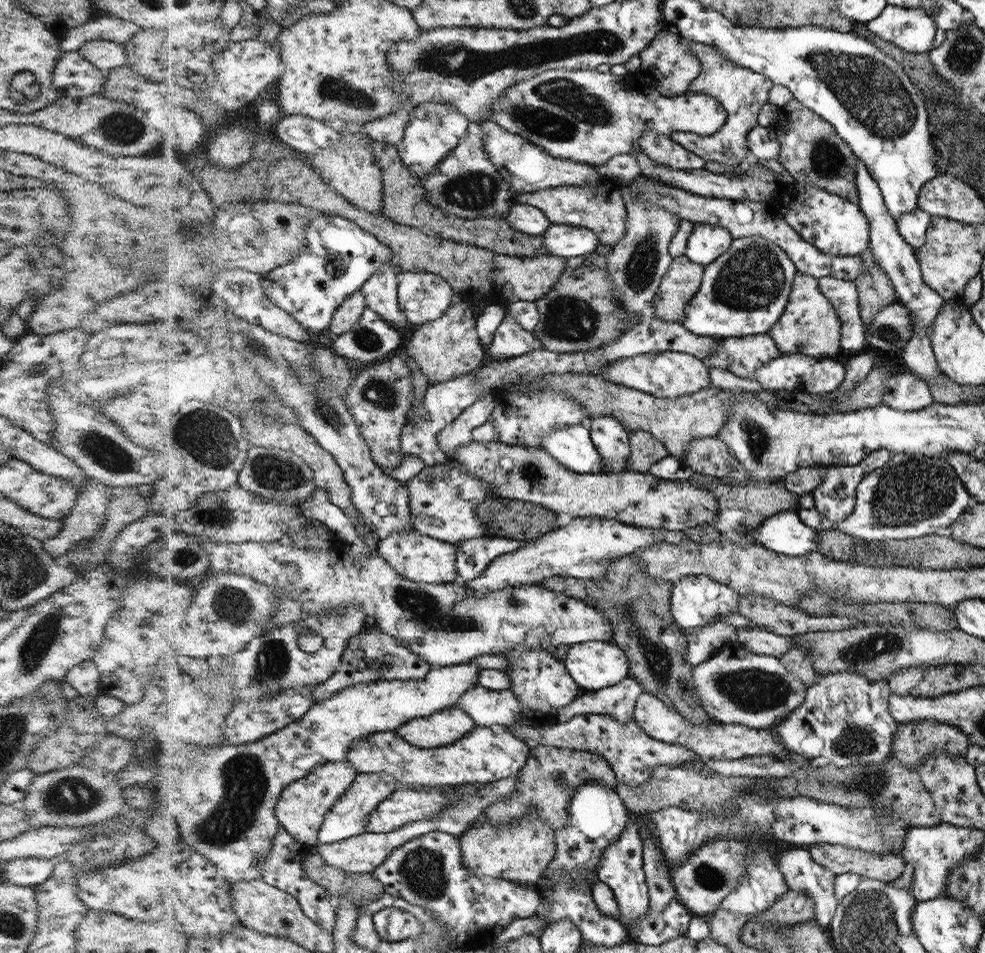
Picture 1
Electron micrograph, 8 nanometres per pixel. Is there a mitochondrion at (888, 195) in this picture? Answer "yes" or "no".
no

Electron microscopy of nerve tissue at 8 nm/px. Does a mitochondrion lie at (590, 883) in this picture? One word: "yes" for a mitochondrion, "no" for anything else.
no

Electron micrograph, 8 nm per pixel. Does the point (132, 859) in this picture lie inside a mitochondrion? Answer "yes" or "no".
no

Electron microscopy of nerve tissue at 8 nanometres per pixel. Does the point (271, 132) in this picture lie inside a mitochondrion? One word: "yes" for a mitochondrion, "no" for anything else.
no

